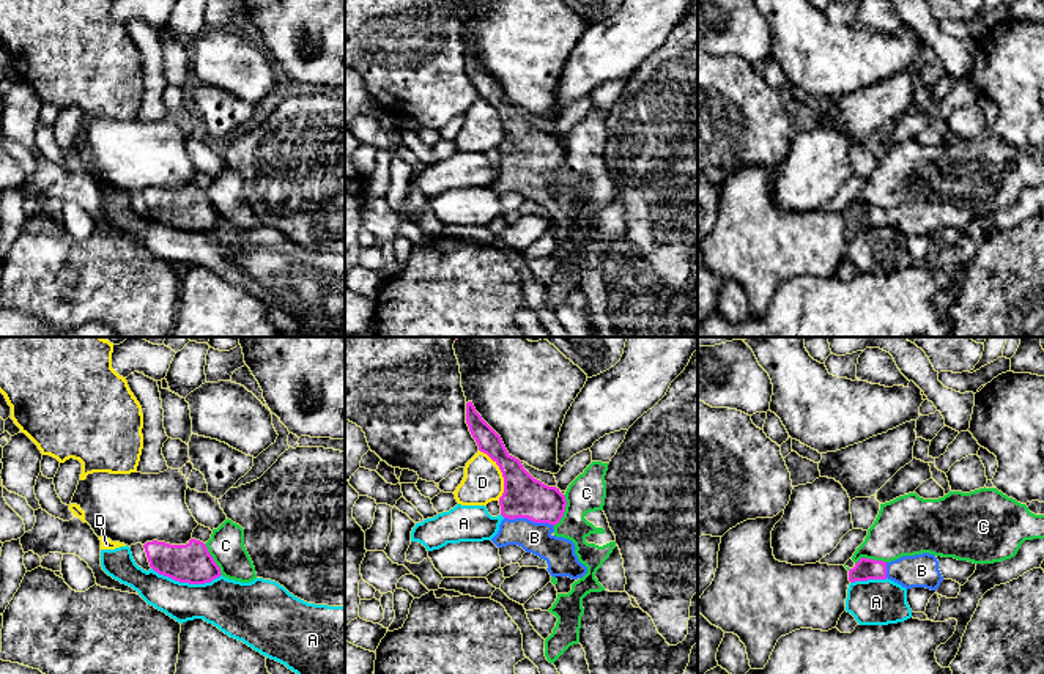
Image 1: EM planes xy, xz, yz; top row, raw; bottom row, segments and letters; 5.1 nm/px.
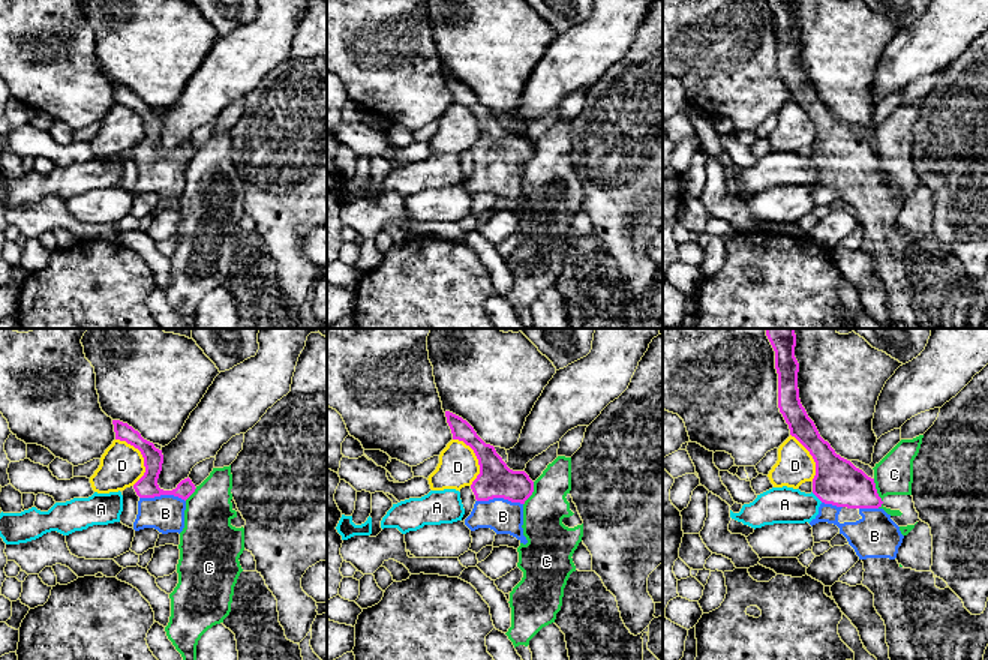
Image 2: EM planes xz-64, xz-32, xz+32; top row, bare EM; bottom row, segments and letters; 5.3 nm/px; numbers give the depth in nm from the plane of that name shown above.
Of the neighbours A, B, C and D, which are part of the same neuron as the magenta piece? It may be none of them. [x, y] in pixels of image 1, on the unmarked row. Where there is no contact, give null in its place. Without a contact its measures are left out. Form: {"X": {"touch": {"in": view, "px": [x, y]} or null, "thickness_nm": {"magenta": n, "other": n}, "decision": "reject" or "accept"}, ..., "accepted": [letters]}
{"A": {"touch": {"in": "xy", "px": [186, 229]}, "thickness_nm": {"magenta": 200, "other": 260}, "decision": "reject"}, "B": {"touch": {"in": "xz", "px": [529, 166]}, "thickness_nm": {"magenta": 220, "other": 160}, "decision": "accept"}, "C": {"touch": {"in": "xz", "px": [564, 158]}, "thickness_nm": {"magenta": 220, "other": 190}, "decision": "reject"}, "D": {"touch": {"in": "xz", "px": [503, 122]}, "thickness_nm": {"magenta": 220, "other": 200}, "decision": "reject"}, "accepted": ["B"]}

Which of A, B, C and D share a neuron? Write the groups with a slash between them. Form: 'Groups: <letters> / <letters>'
Groups: A / B / C / D

